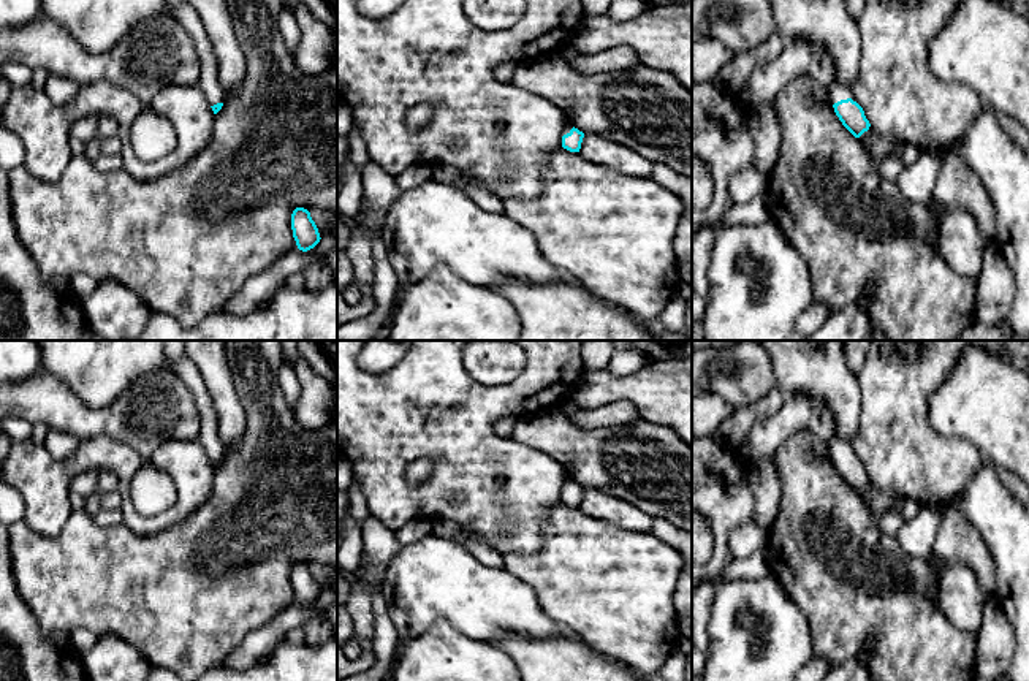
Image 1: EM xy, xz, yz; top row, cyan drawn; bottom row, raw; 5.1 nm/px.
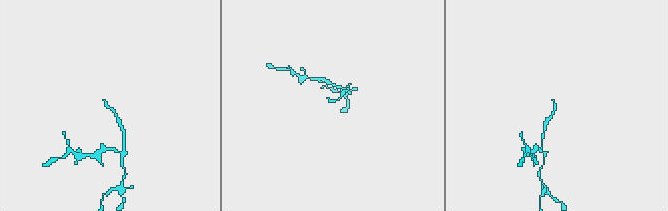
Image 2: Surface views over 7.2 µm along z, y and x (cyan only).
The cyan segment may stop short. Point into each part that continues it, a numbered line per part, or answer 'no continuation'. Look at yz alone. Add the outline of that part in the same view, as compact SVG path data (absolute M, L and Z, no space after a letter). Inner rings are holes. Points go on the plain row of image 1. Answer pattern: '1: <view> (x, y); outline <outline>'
1: yz (765, 437); outline M787 396L784 407L773 417L754 424L746 443L752 461L773 458L777 448L798 429L814 431L826 445L831 458L850 453L850 447L836 434L833 412L823 401Z

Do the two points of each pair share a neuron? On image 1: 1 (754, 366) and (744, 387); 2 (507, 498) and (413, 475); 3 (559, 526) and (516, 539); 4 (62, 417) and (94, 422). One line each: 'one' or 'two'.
1: one
2: two
3: two
4: one

